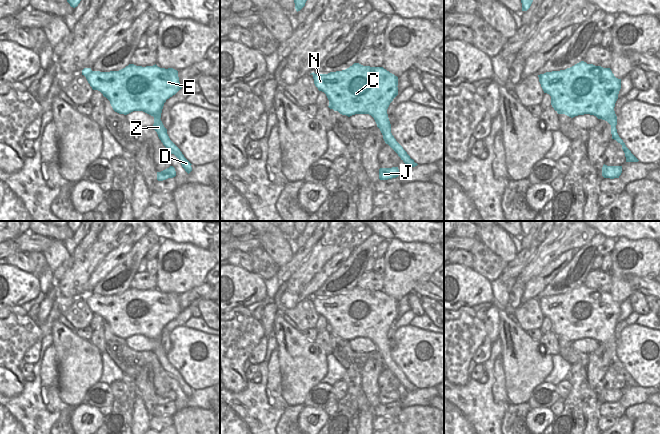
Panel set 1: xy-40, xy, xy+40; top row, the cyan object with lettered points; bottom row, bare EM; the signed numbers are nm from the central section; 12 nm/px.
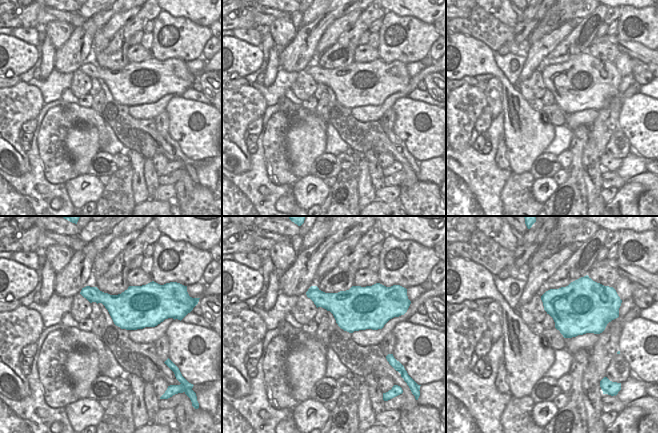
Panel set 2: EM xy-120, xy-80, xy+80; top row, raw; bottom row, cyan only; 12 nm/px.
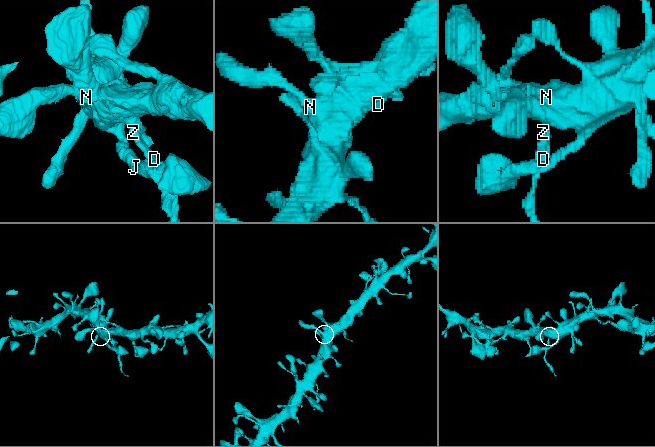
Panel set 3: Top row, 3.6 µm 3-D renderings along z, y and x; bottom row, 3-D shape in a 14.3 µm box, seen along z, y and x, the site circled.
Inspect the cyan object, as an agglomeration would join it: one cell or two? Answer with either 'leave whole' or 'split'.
split

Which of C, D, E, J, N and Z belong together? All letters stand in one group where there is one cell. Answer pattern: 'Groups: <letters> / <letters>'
Groups: C E J N / D Z

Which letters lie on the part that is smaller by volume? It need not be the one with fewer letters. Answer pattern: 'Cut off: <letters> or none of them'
Cut off: D, Z

